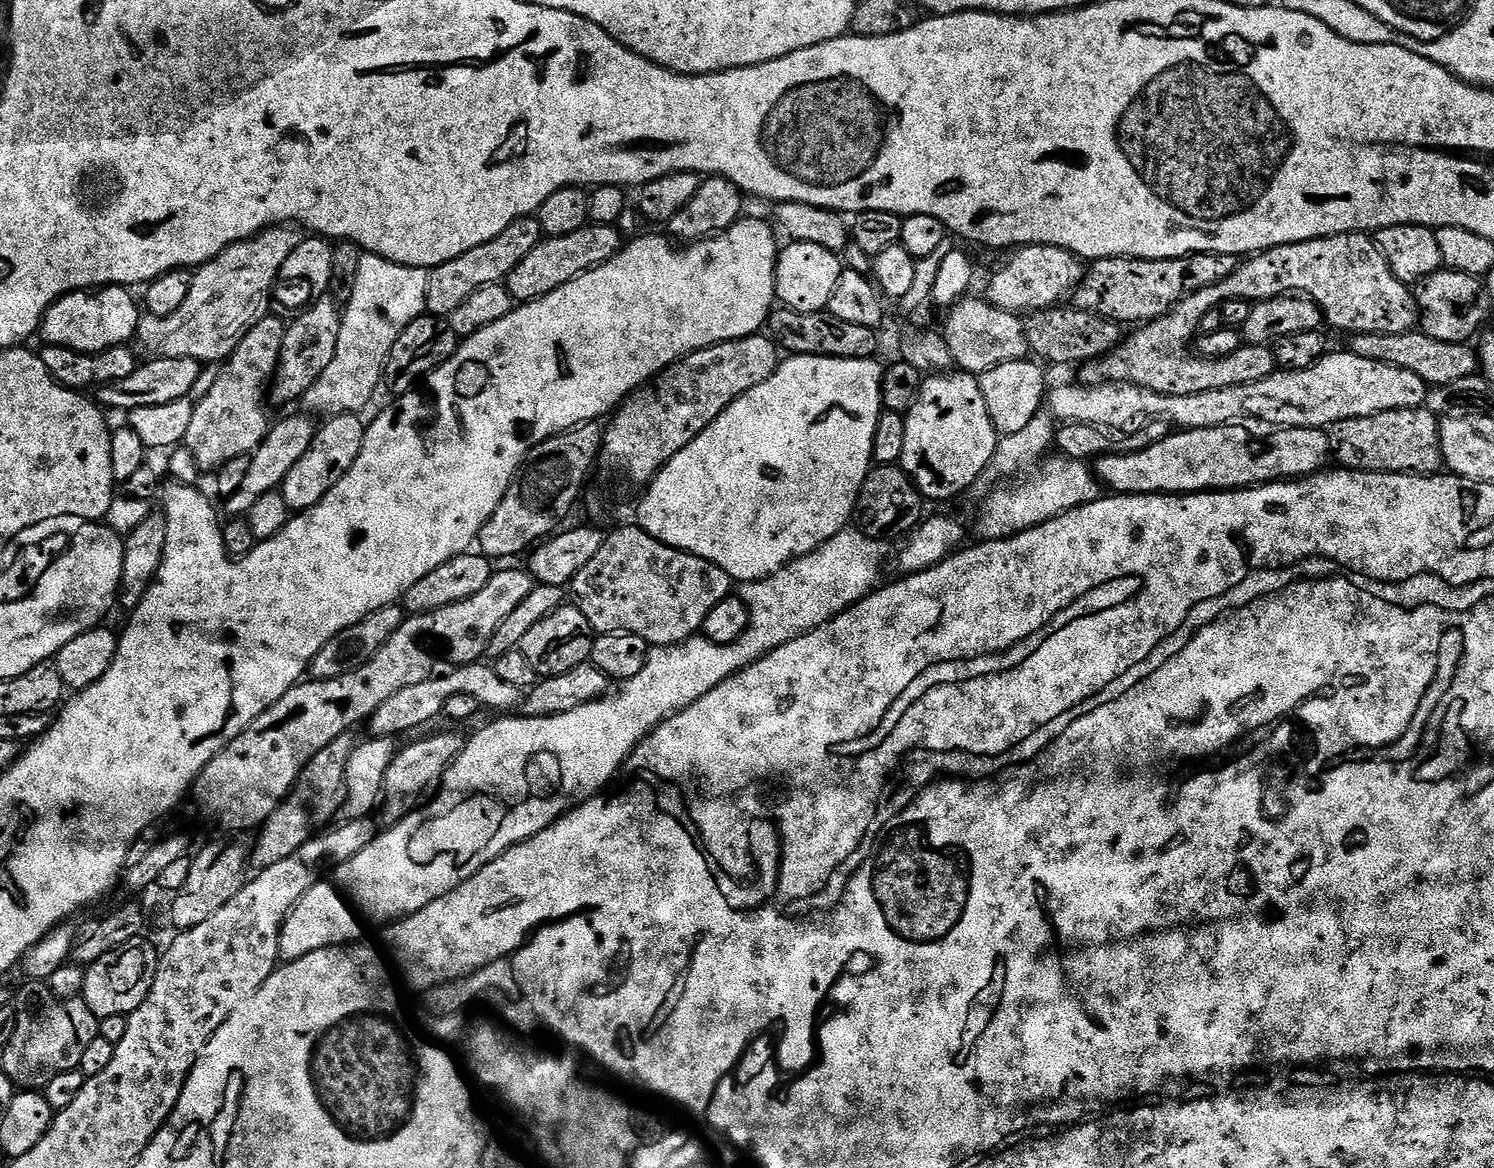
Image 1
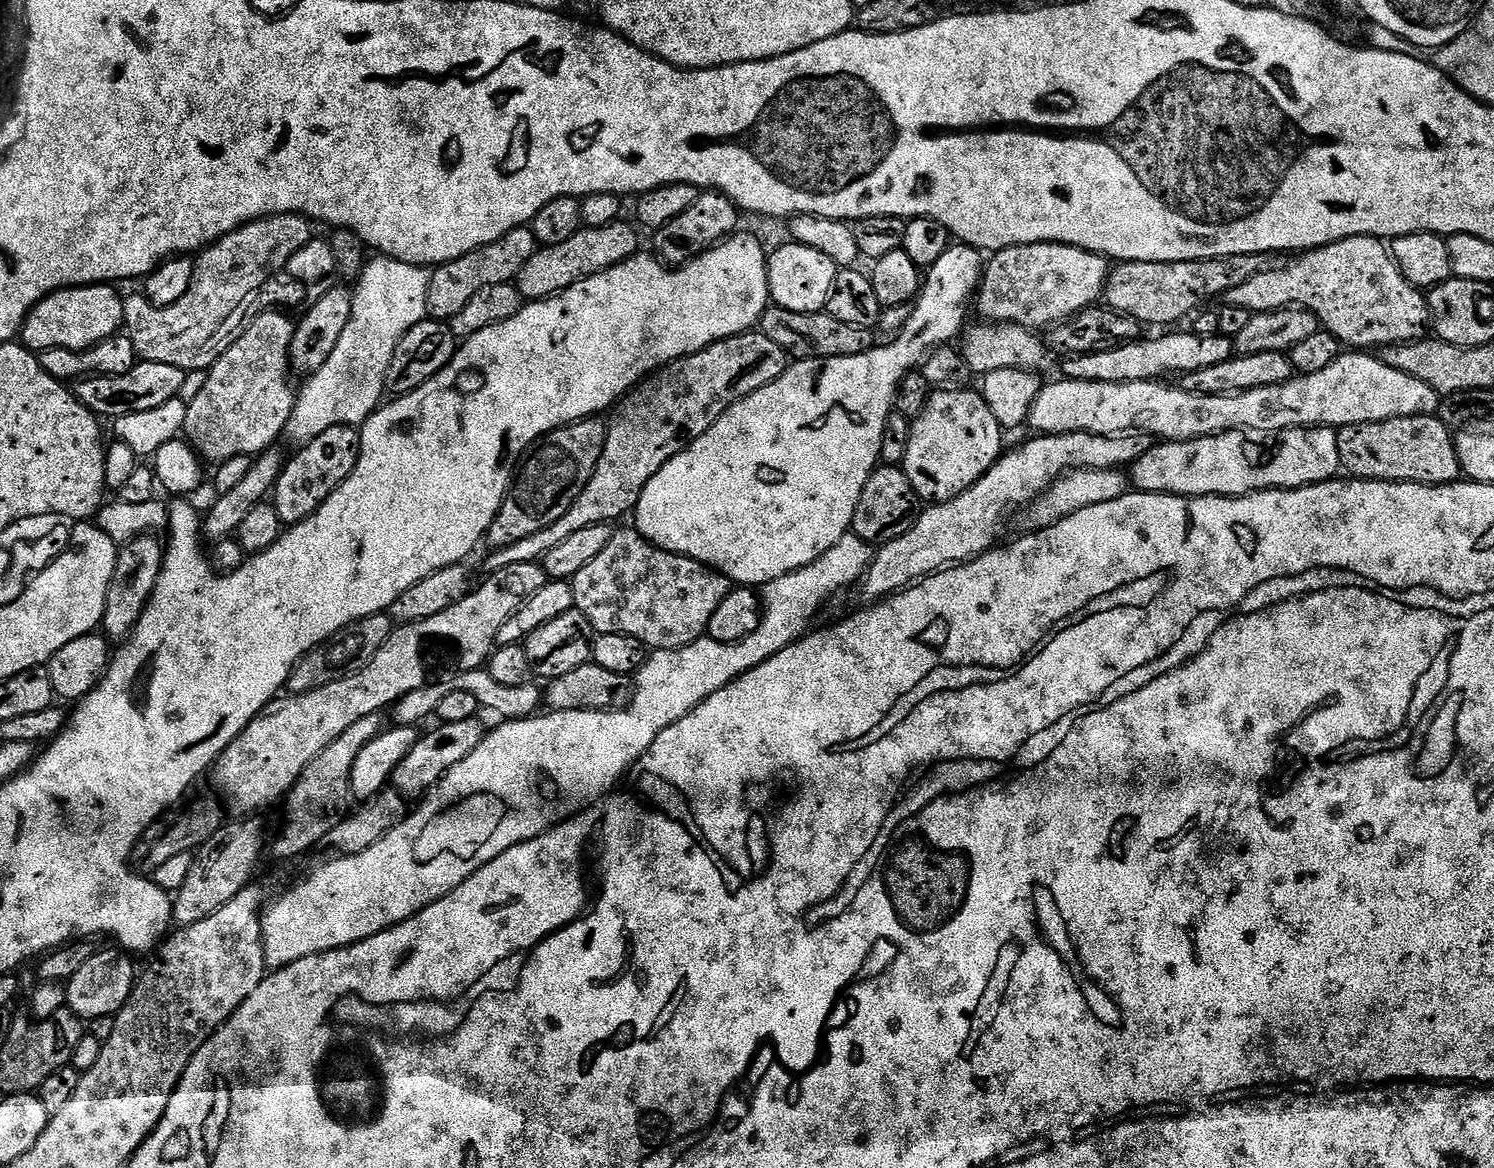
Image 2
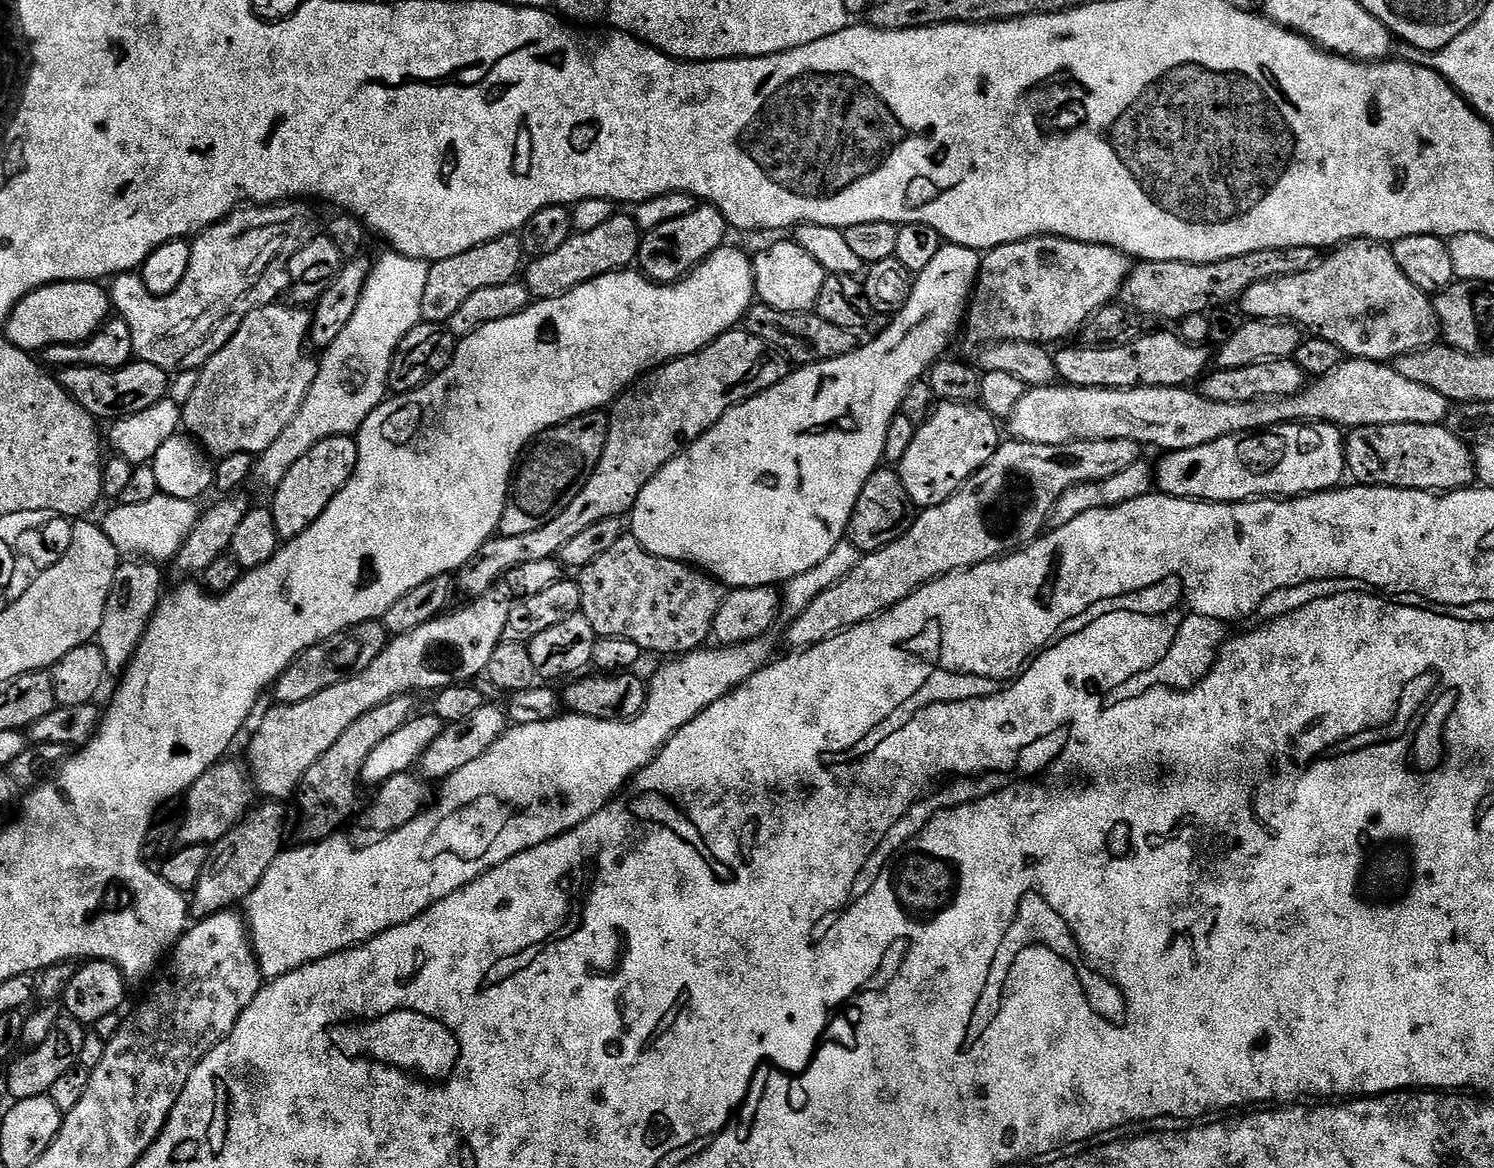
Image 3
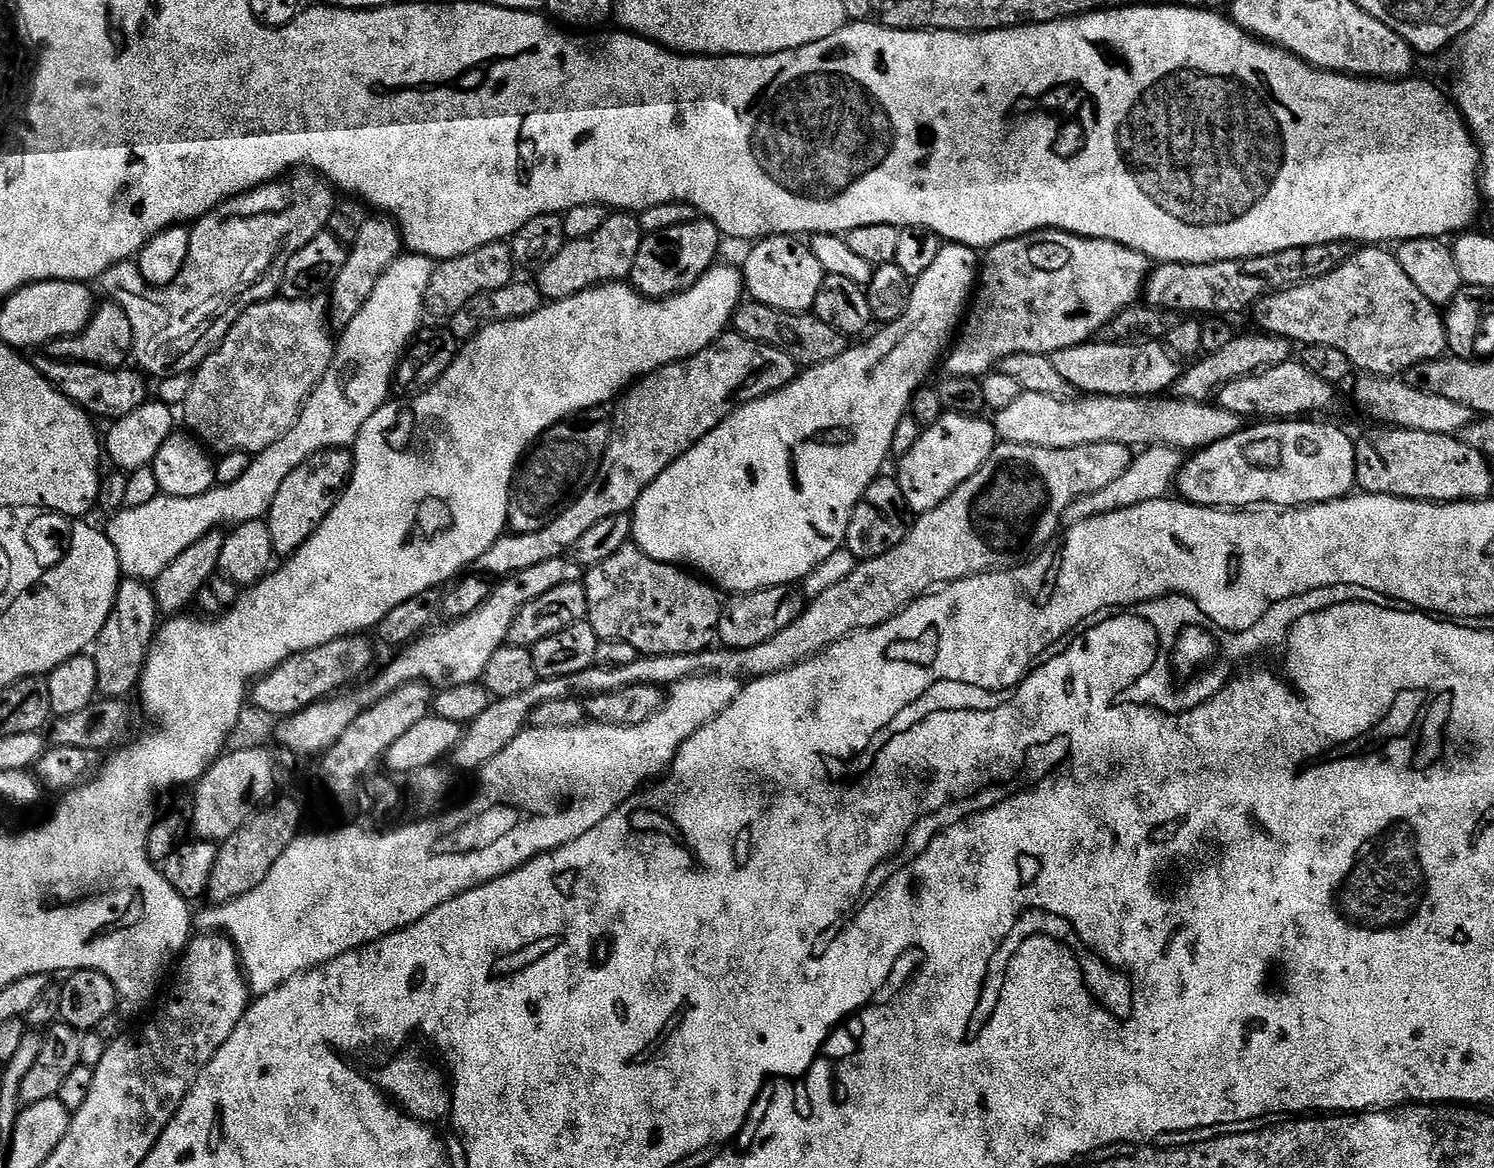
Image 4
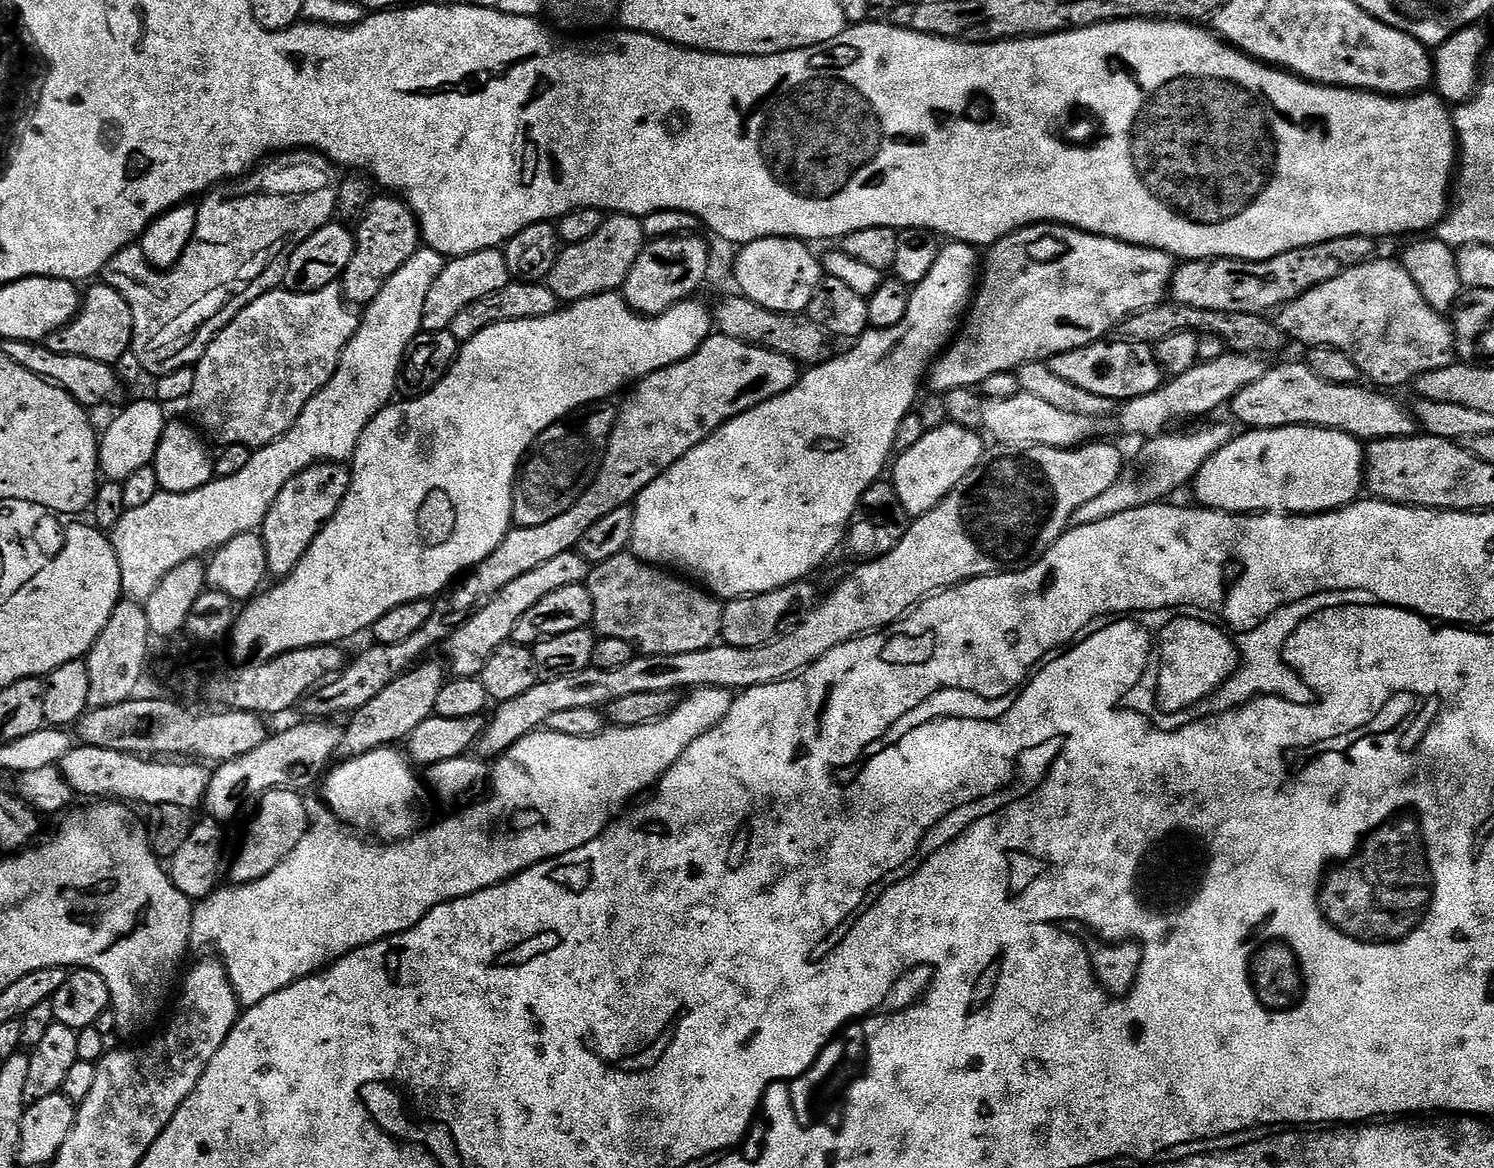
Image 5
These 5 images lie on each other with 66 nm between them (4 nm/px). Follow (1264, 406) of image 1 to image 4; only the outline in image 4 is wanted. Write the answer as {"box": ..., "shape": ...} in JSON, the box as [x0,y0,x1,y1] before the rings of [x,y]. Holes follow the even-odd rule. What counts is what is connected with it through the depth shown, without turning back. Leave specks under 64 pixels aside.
{"box":[994,375,1474,454],"shape":[[[1361,375],[1361,380],[1356,384],[1356,404],[1364,412],[1377,416],[1379,423],[1384,426],[1395,426],[1406,430],[1422,430],[1425,434],[1446,434],[1456,436],[1474,418],[1474,413],[1459,402],[1453,402],[1451,398],[1441,398],[1439,394],[1426,394],[1426,390],[1414,390],[1403,378],[1391,376]],[[1021,392],[1010,406],[995,413],[994,423],[997,437],[1006,444],[1073,448],[1098,442],[1118,442],[1129,446],[1174,448],[1191,454],[1240,431],[1242,417],[1212,402],[1182,400],[1172,394],[1155,398],[1084,394],[1079,398],[1059,400],[1046,394]]]}

